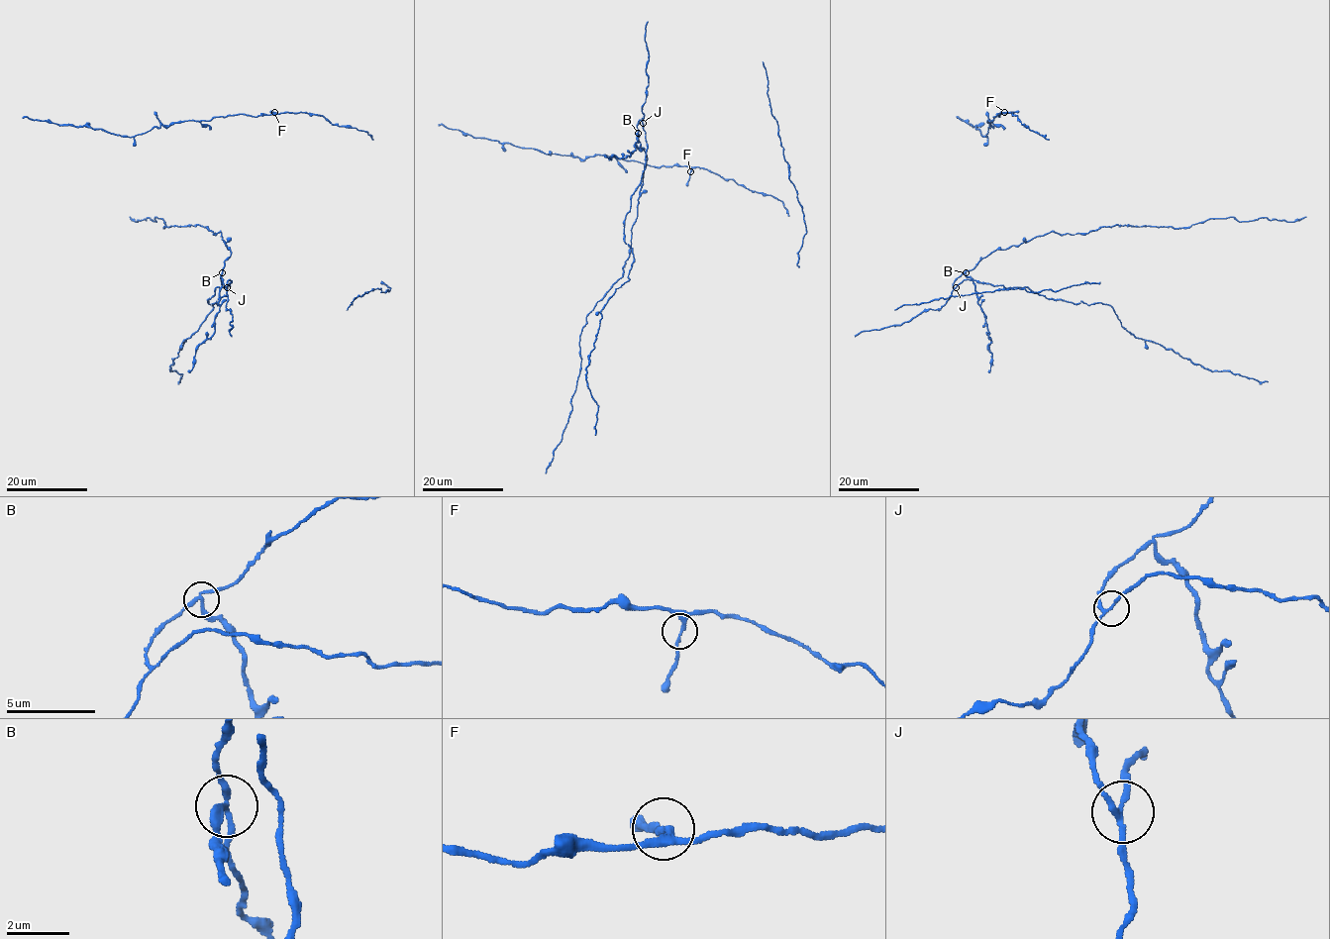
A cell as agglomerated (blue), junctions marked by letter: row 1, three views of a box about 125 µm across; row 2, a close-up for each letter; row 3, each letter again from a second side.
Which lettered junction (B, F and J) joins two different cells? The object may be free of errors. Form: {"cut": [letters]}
{"cut": ["B"]}

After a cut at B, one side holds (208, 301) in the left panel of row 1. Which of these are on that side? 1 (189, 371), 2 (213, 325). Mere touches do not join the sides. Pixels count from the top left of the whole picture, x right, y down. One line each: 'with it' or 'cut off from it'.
1: cut off from it
2: cut off from it

